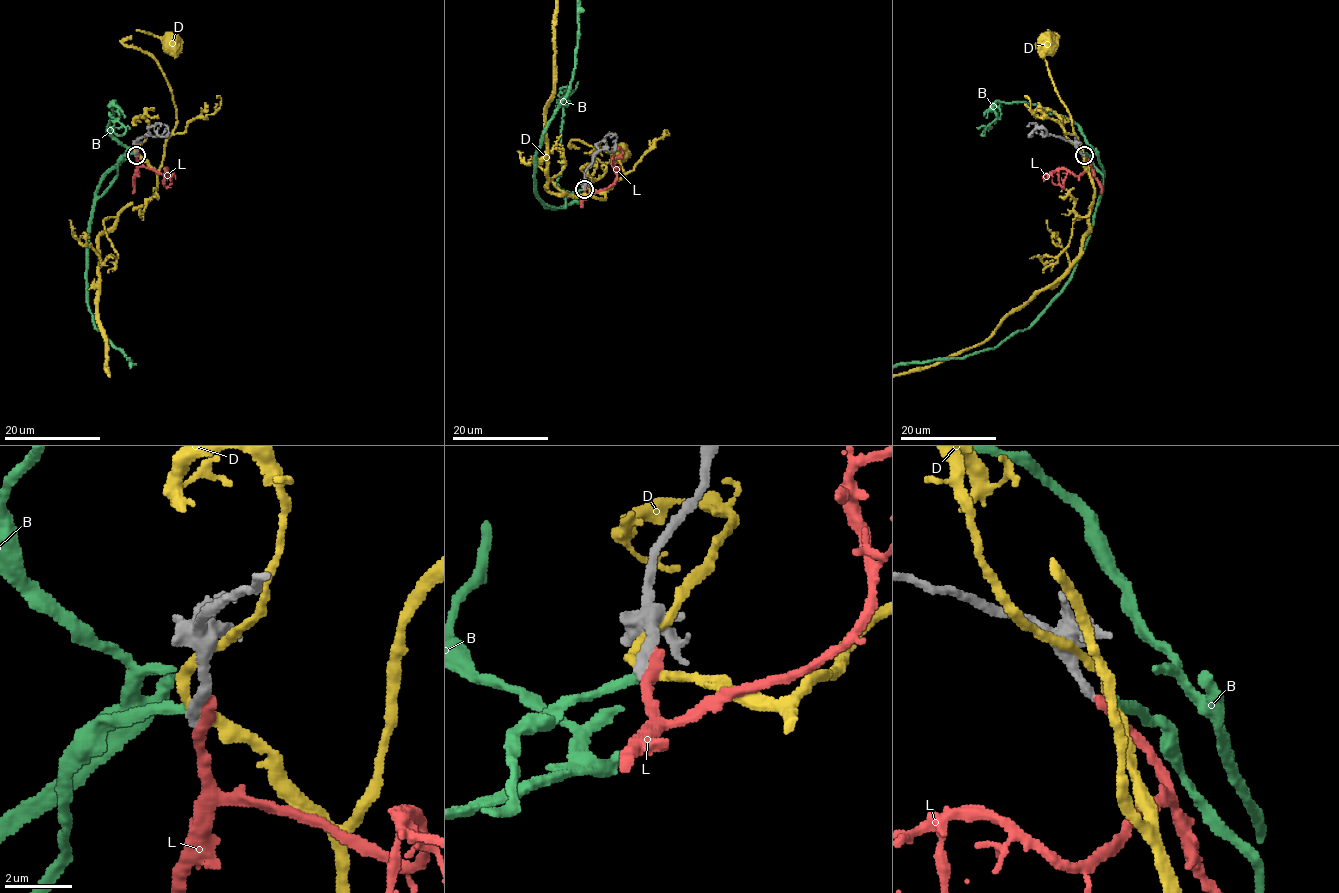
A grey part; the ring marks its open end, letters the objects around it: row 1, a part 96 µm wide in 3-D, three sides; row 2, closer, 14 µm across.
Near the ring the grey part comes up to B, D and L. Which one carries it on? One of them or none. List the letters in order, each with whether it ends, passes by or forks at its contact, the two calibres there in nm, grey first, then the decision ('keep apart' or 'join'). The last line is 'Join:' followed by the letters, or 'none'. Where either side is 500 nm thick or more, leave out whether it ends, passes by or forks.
B: it ends | 320/360 nm | keep apart
D: it passes by | 320/260 nm | keep apart
L: it ends | 360/360 nm | keep apart
Join: none

